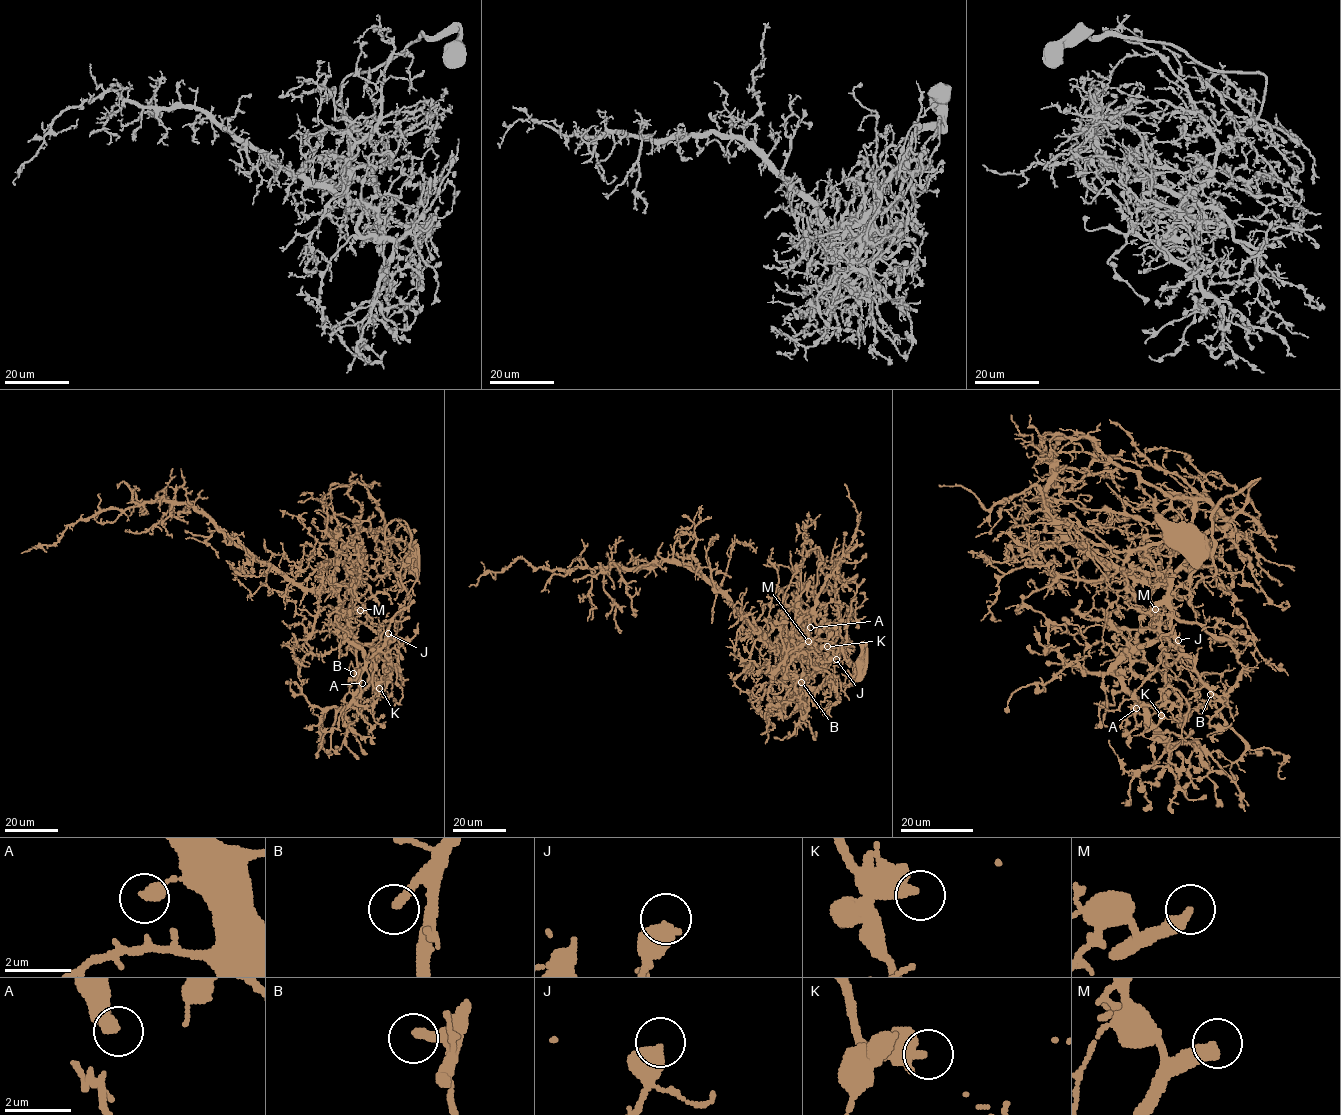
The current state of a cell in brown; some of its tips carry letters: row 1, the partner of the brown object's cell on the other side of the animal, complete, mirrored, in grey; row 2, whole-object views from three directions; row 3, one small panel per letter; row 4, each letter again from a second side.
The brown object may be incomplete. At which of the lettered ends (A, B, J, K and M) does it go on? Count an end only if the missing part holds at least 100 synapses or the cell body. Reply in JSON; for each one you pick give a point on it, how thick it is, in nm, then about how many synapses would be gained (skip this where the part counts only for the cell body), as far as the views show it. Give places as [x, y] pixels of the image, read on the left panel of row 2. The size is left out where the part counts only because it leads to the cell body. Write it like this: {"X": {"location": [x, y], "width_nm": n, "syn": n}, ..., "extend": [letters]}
{"M": {"location": [360, 610], "width_nm": 440, "syn": 180}, "extend": ["M"]}

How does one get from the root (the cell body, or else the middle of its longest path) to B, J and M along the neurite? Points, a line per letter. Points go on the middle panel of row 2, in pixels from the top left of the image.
B: (860, 668), (851, 684), (825, 683), (789, 716), (776, 715), (791, 699), (787, 653), (801, 659), (801, 682)
J: (860, 668), (851, 684), (825, 683), (786, 717), (772, 711), (791, 699), (787, 653), (809, 663), (836, 659)
M: (860, 668), (851, 684), (825, 683), (789, 716), (776, 715), (772, 711), (791, 699), (782, 657), (808, 641)

